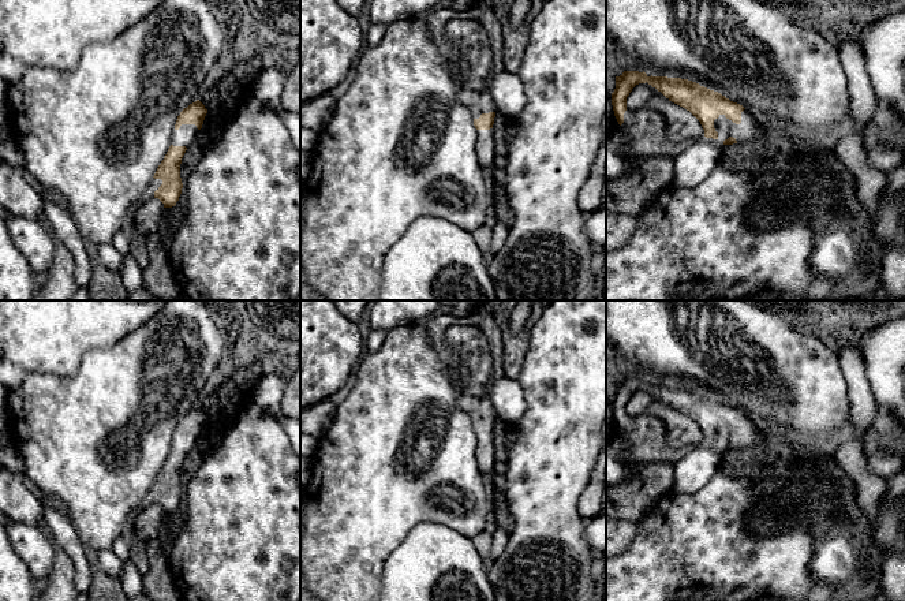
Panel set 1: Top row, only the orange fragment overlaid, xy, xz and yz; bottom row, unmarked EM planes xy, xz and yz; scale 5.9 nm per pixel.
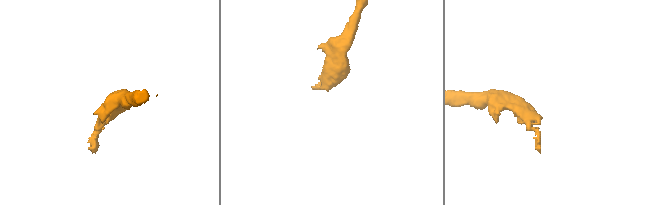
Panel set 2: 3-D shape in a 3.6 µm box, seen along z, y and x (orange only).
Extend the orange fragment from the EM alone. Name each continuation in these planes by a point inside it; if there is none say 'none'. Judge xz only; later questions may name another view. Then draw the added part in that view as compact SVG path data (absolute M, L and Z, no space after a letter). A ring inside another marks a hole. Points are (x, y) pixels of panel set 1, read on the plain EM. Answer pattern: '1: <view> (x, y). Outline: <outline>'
1: xz (478, 409). Outline: M483 395L476 399L461 397L461 407L468 413L472 425L479 425L482 419L497 418L490 402Z

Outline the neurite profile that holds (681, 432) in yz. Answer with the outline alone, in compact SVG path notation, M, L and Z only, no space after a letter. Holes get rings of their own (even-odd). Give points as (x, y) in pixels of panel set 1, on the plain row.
M636 391L627 403L627 415L636 419L642 415L655 415L665 422L666 445L677 452L704 444L700 428L685 414L663 404L651 391Z

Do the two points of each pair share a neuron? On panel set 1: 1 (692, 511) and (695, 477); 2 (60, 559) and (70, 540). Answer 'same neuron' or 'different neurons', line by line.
1: different neurons
2: different neurons

